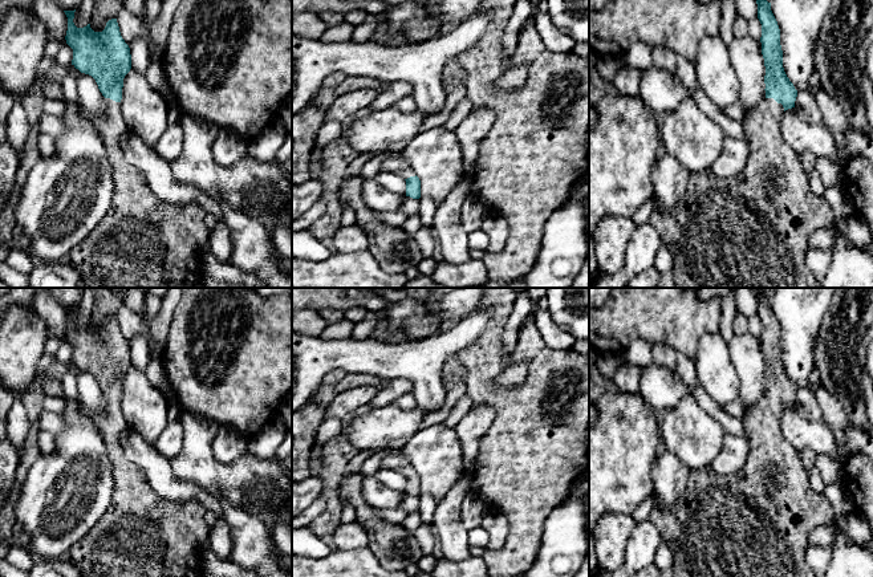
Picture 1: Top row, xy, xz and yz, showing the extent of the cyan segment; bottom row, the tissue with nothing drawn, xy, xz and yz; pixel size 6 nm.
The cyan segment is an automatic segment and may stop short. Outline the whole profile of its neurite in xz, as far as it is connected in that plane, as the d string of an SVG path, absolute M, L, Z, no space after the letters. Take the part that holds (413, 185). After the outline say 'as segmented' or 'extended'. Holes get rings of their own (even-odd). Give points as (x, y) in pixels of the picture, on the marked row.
M387 157L381 164L381 171L402 176L406 180L406 196L413 199L421 198L421 180L403 157Z; extended

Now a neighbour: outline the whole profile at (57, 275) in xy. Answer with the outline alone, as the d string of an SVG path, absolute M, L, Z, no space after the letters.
M69 261L36 263L28 279L28 288L77 288L81 283L80 272Z

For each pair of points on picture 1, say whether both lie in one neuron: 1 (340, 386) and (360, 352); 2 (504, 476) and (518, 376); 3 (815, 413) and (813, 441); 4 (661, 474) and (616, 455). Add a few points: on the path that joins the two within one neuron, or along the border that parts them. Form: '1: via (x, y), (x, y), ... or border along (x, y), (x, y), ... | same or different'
1: border along (346, 373), (370, 373), (377, 377) | different
2: border along (527, 364), (510, 365), (495, 384) | different
3: border along (794, 405), (804, 418), (821, 422) | different
4: border along (658, 456), (652, 470), (653, 492) | different

